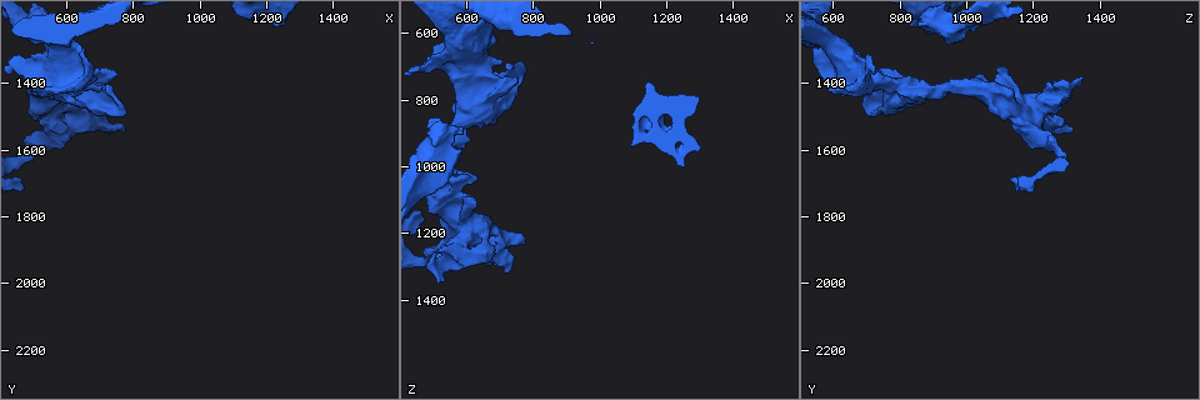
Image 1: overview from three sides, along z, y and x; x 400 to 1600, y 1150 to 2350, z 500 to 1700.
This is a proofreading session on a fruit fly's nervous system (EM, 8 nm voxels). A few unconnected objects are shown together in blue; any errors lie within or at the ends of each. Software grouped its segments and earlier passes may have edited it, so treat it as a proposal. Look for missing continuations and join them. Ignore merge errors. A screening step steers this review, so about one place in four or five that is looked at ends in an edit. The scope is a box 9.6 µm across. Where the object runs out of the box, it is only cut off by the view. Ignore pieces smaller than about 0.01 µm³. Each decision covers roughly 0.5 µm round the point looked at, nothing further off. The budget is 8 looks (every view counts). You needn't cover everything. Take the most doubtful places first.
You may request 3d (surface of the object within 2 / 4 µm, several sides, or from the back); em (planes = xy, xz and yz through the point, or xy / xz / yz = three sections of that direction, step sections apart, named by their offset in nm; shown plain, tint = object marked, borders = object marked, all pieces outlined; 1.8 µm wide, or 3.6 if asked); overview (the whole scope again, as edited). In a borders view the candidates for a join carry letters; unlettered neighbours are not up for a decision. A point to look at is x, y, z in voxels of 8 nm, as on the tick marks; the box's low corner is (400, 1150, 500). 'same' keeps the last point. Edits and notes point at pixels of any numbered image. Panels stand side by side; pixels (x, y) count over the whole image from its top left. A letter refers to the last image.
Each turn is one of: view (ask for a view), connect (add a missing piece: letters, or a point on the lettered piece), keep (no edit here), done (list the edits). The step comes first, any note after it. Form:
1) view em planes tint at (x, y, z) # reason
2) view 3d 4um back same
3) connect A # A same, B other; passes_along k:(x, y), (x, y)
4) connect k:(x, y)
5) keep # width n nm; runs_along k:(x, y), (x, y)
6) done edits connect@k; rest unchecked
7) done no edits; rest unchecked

view 3d 4um at (580, 1460, 1150) # looks like a crossing

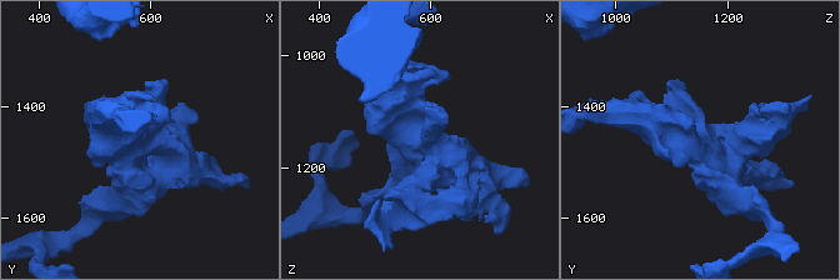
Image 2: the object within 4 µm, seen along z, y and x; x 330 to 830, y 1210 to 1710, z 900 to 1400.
view em planes tint at (585, 1460, 1155)

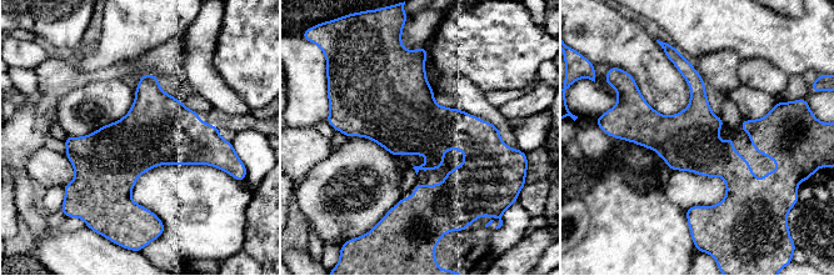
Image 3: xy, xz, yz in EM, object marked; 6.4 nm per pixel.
view em planes borders same # see the neighbours

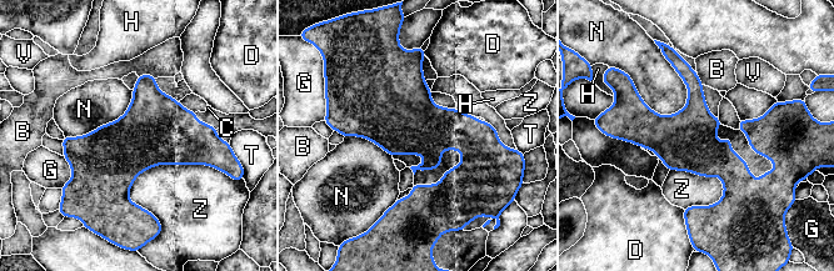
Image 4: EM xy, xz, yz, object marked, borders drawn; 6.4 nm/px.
keep # width 380 nm; B other, C other, D other, G other, H other, N other, T other, V other, Z other; border 4:(663, 56), (688, 88), (669, 116); no lettered piece goes on from it

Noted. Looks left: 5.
view em planes borders at (710, 1460, 780) # sudden change in width

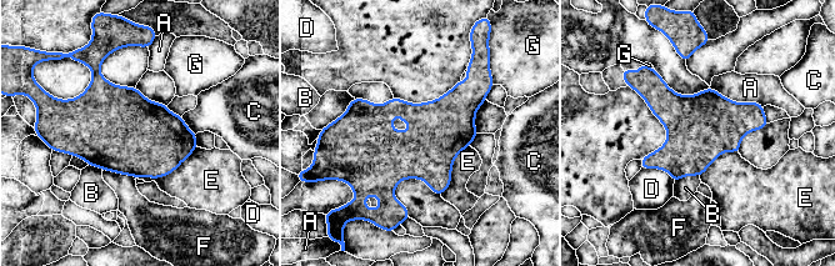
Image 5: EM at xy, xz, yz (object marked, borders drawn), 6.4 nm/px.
keep # A other, B other, C other, D other, E other, F other, G other; border 5:(196, 146), (170, 172), (135, 177); no lettered piece goes on from it

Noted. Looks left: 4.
view em xz step 4 plain at (490, 1320, 670) # an open end

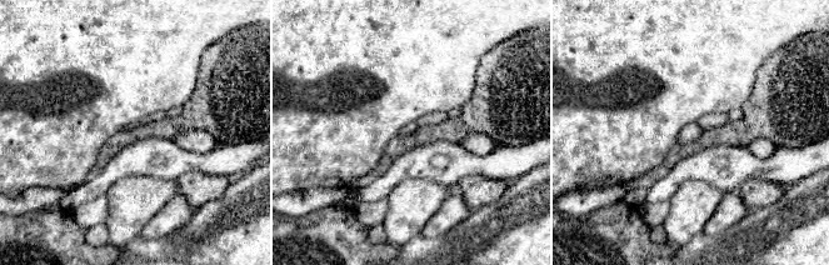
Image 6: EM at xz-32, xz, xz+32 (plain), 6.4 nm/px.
view em xz step 4 tint same # where the object lies

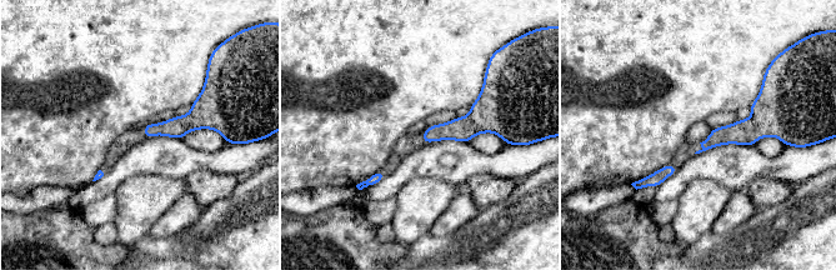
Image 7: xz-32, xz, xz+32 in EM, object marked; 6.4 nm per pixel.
view em xz step 4 borders same # see the neighbours

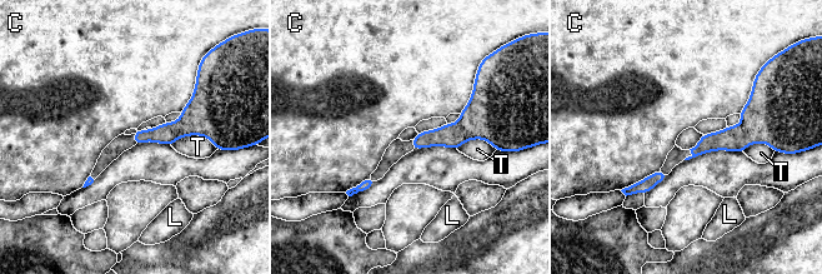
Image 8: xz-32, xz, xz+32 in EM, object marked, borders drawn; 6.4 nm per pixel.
keep # C other, L other, T other; border 8:(660, 169), (621, 190); none of them fits

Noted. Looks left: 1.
done no edits; rest unchecked

